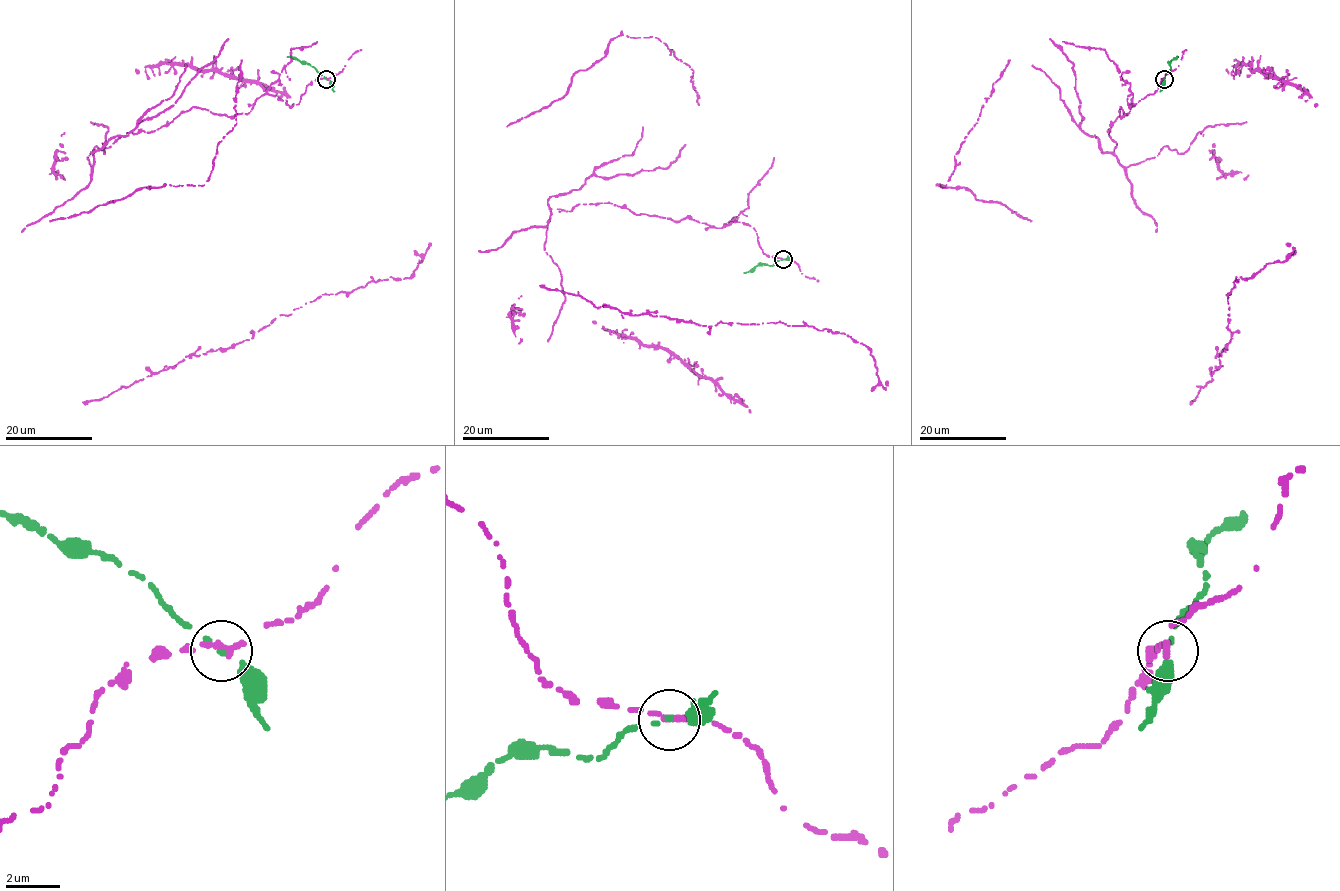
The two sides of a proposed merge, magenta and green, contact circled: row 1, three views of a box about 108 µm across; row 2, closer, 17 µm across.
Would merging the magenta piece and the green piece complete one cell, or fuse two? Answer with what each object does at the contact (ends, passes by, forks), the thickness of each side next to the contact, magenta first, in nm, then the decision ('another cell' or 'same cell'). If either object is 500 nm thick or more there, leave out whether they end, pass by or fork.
magenta ends | green passes by | 360/150 nm | another cell

